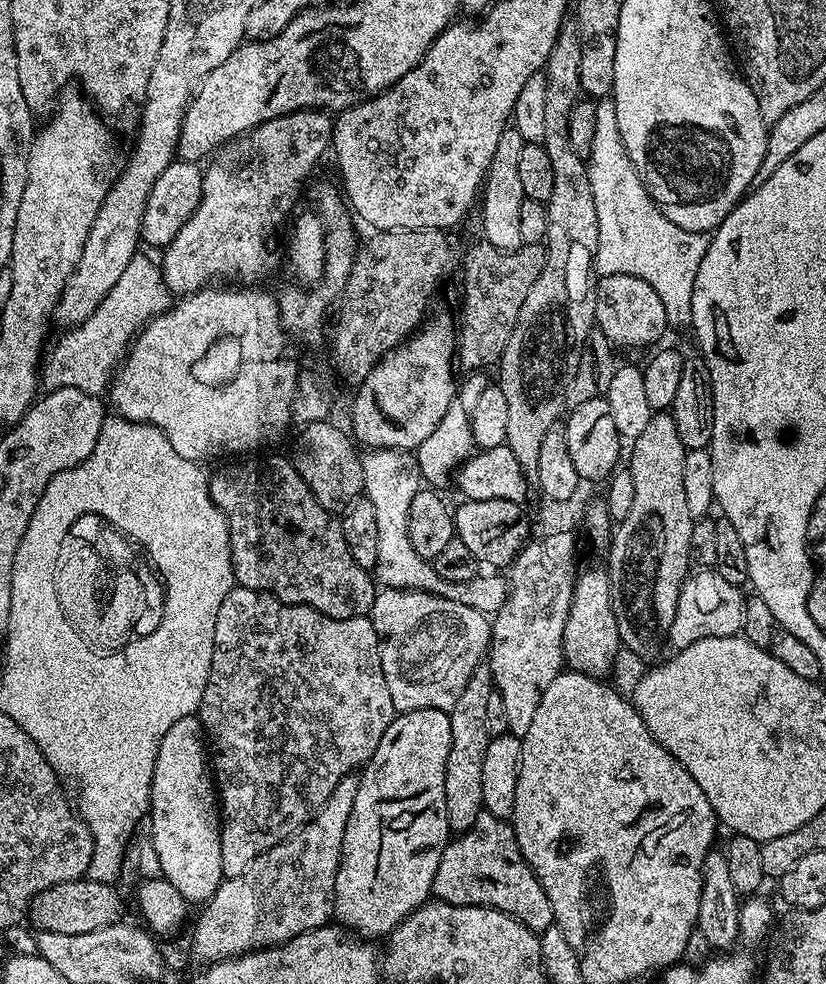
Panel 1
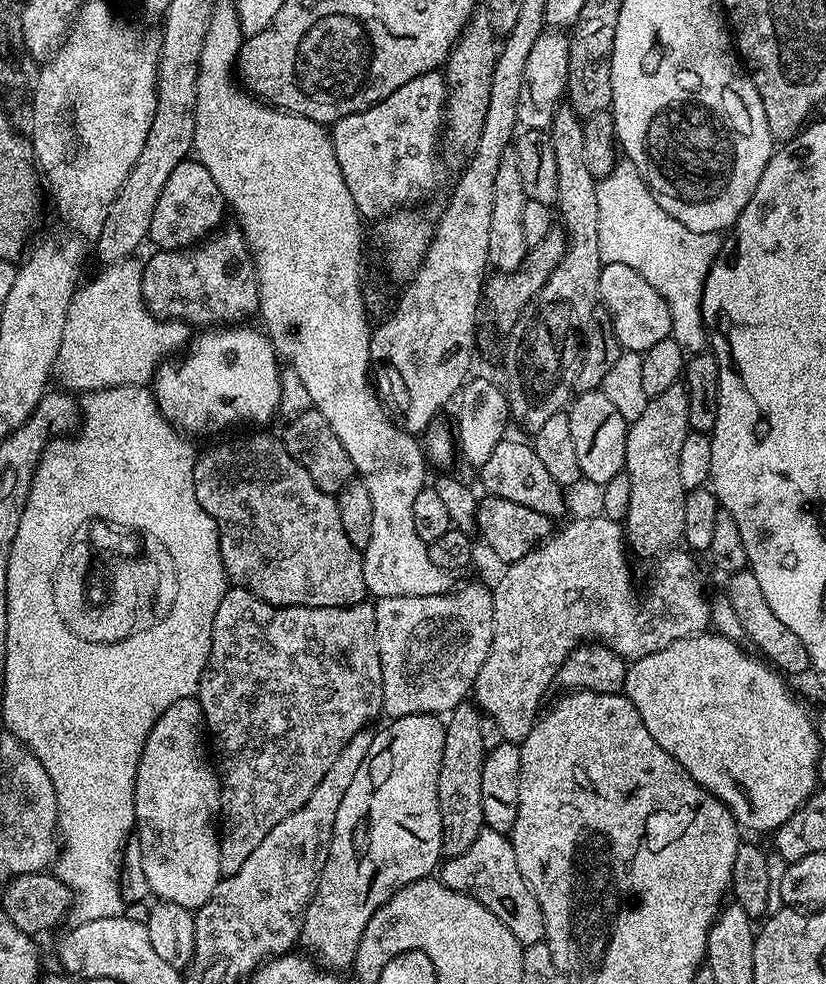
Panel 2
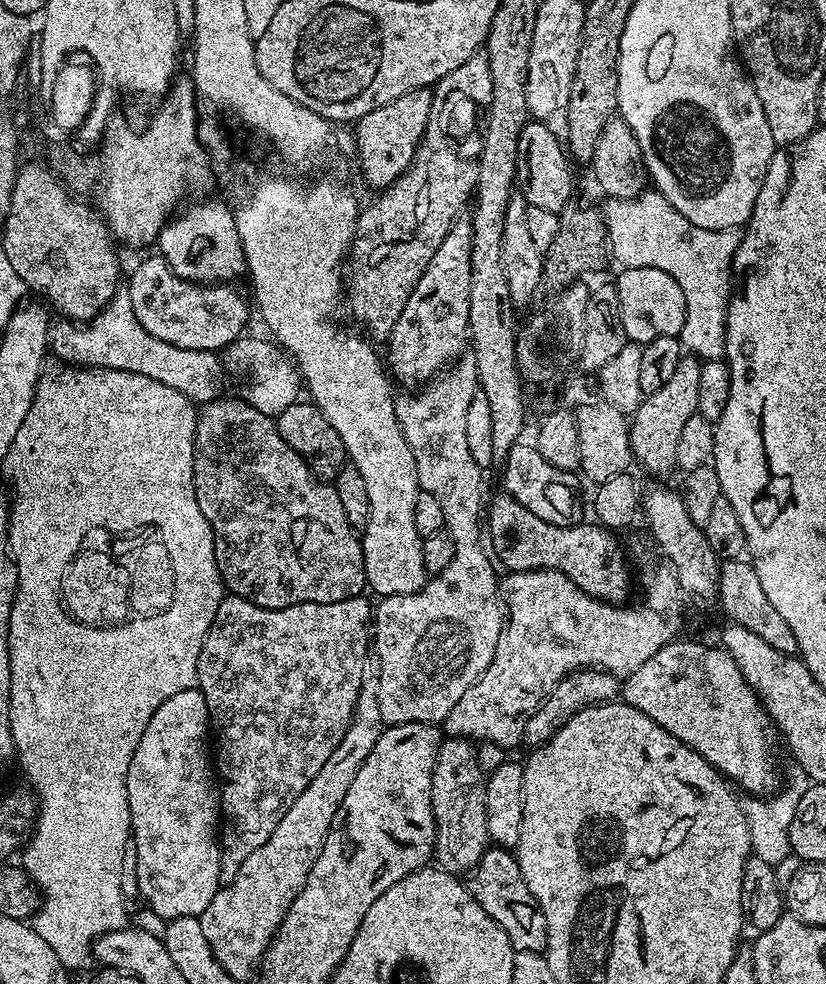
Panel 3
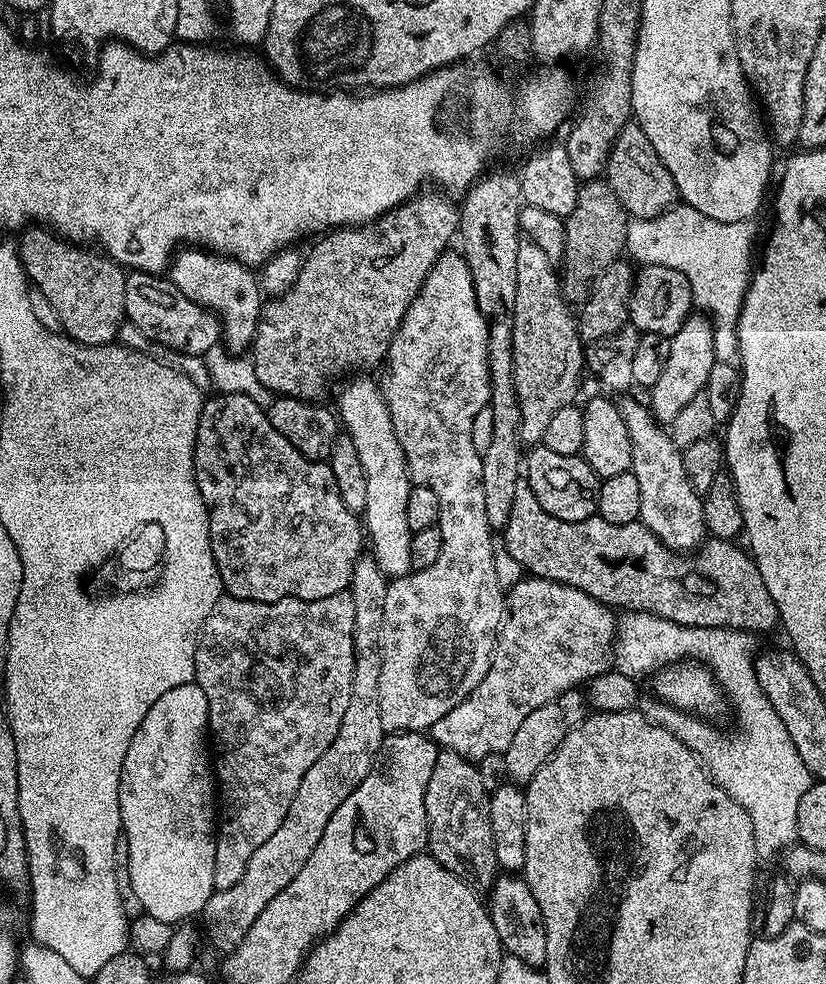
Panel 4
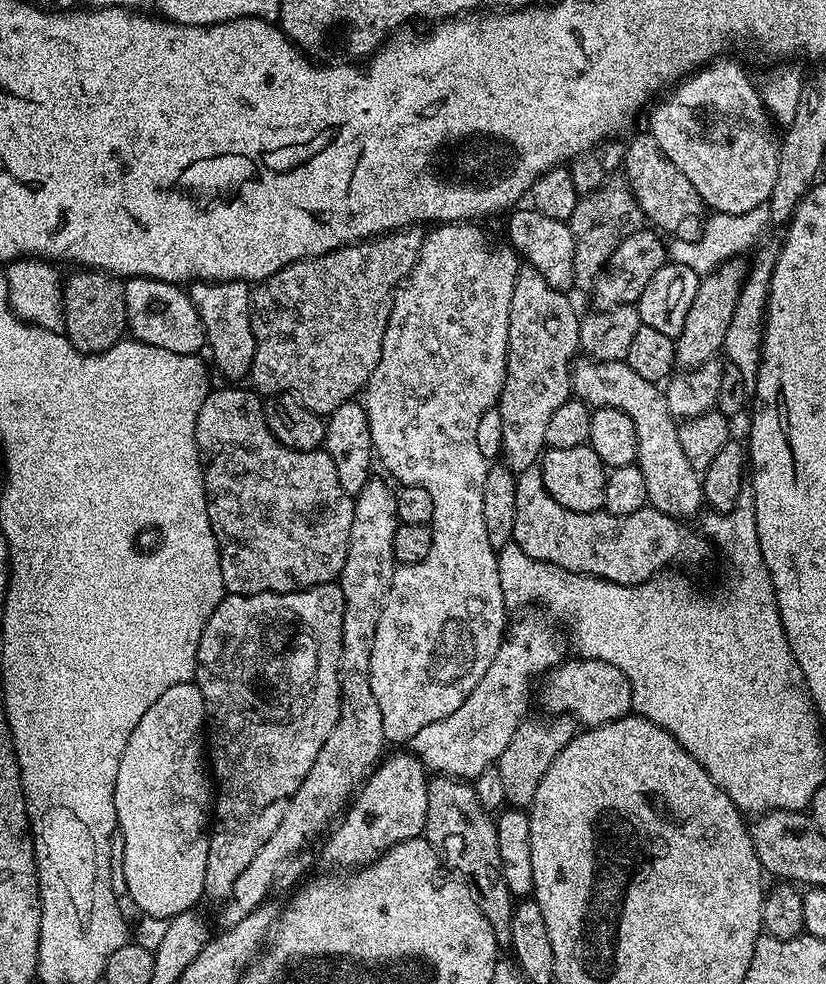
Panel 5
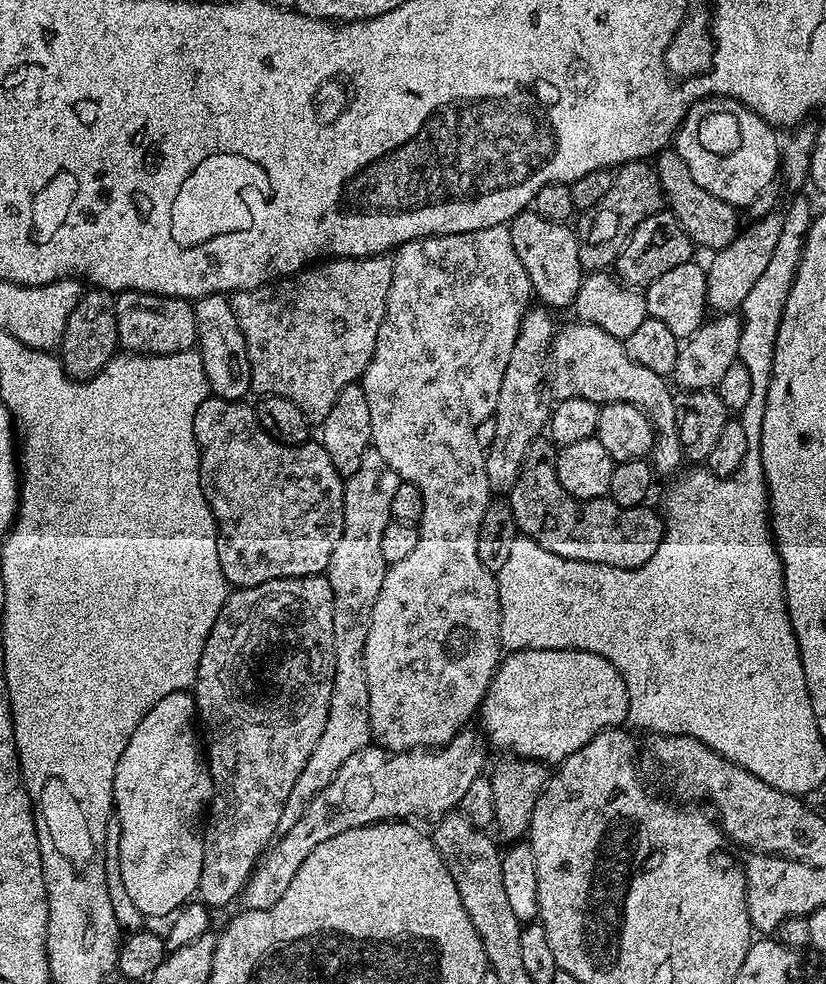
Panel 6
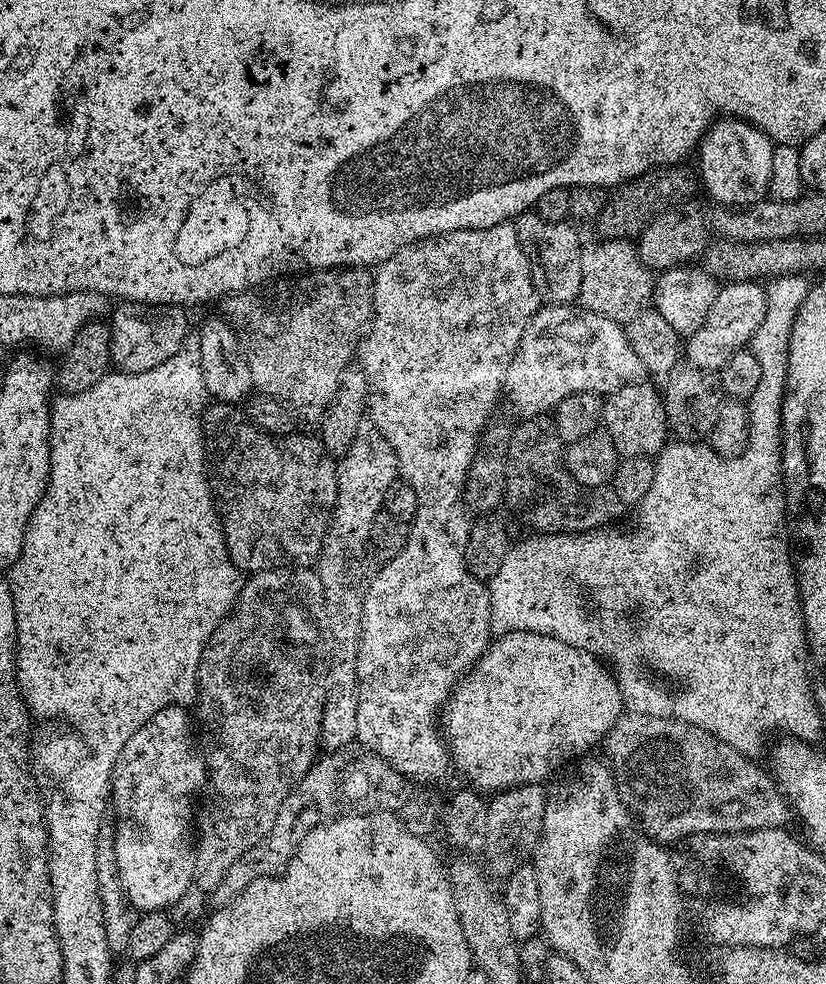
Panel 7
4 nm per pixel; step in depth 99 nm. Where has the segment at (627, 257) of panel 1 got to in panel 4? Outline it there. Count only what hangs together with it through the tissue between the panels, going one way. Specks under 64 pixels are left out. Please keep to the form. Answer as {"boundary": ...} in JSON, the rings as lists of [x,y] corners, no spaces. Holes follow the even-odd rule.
{"boundary":[[[680,202],[667,208],[661,216],[649,220],[633,219],[628,226],[626,252],[633,261],[640,260],[641,265],[670,266],[686,274],[695,307],[712,321],[716,359],[733,362],[740,354],[736,327],[754,264],[748,261],[752,256],[751,250],[740,240],[725,246],[721,260],[708,260],[708,228],[713,224],[710,218]]]}

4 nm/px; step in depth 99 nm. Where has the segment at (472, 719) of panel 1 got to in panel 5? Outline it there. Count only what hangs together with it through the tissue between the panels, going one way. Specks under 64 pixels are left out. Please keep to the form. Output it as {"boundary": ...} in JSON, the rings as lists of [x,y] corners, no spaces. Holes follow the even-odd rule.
{"boundary":[[[433,775],[428,782],[428,805],[422,836],[432,843],[443,867],[467,882],[479,910],[495,930],[497,945],[509,947],[514,898],[506,886],[498,858],[498,834],[493,813],[480,805],[475,787],[451,776]]]}

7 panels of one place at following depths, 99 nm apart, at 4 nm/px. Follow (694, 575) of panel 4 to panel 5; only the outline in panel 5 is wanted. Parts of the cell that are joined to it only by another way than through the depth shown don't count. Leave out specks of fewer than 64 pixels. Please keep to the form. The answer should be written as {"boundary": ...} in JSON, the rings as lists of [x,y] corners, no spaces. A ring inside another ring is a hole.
{"boundary":[[[536,466],[522,470],[517,475],[516,497],[518,510],[514,514],[512,543],[517,544],[526,554],[530,554],[530,558],[562,566],[562,570],[570,570],[580,576],[593,576],[619,584],[641,584],[661,575],[667,569],[664,567],[674,563],[675,560],[681,560],[684,564],[700,564],[704,560],[704,555],[710,552],[709,545],[699,535],[691,536],[680,525],[683,523],[677,517],[662,514],[662,510],[651,506],[634,510],[634,514],[625,516],[615,516],[603,510],[599,512],[566,510],[566,506],[558,506],[558,502],[550,498],[546,482],[542,482],[542,474]]]}

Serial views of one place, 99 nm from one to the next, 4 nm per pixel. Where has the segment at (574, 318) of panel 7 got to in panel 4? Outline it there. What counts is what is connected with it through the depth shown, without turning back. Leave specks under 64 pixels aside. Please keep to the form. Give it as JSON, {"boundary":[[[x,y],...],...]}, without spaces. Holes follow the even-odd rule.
{"boundary":[[[624,394],[619,397],[618,403],[626,430],[630,433],[630,470],[634,478],[638,478],[642,497],[639,523],[648,527],[666,547],[675,552],[691,553],[706,539],[704,502],[701,493],[690,486],[683,451],[672,441],[671,431],[653,416],[651,407],[645,401],[643,404],[632,394]]]}

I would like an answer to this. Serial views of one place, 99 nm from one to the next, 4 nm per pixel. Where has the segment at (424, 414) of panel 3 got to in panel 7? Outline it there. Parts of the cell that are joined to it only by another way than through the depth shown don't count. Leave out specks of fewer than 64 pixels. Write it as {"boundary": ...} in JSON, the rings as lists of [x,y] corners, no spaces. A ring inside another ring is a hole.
{"boundary":[[[511,220],[498,226],[486,226],[486,230],[454,230],[414,242],[398,250],[398,254],[386,258],[386,262],[382,262],[375,269],[372,278],[372,319],[368,321],[368,327],[358,345],[358,367],[366,374],[368,387],[366,412],[374,427],[383,434],[386,442],[390,442],[396,455],[399,475],[414,489],[414,494],[418,498],[418,510],[414,510],[414,518],[408,524],[406,546],[398,550],[393,560],[379,565],[370,582],[370,590],[366,590],[366,602],[362,606],[362,630],[356,655],[358,702],[356,740],[359,747],[369,748],[374,754],[378,754],[391,768],[398,770],[398,774],[402,774],[414,784],[433,786],[432,784],[438,783],[447,774],[448,748],[444,745],[446,740],[442,735],[442,713],[456,685],[480,661],[481,654],[488,649],[494,636],[490,626],[490,600],[485,581],[474,578],[474,574],[470,574],[466,566],[470,513],[464,506],[464,487],[470,462],[476,453],[476,443],[480,441],[481,432],[493,419],[492,411],[496,408],[496,399],[498,401],[501,399],[506,370],[510,366],[513,354],[518,350],[518,342],[522,342],[522,334],[530,318],[541,304],[542,301],[534,290],[534,282],[530,278],[530,262],[526,262],[526,254],[522,254],[516,225]]]}

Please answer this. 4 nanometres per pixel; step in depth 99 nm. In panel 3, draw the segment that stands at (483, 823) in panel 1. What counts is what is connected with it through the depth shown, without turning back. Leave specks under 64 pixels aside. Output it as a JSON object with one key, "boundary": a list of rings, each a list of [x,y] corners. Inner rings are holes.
{"boundary":[[[489,846],[480,861],[467,873],[466,887],[478,906],[482,906],[482,910],[486,910],[486,914],[490,914],[490,918],[506,930],[513,952],[544,952],[547,949],[546,918],[534,894],[530,894],[530,886],[526,886],[526,878],[522,878],[522,870],[509,849]]]}

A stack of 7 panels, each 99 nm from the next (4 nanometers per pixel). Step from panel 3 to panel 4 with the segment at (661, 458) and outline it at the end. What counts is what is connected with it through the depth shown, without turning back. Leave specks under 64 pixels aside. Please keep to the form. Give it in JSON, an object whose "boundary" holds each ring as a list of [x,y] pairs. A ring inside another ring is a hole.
{"boundary":[[[689,314],[680,329],[670,337],[670,358],[666,358],[666,367],[650,390],[653,416],[661,424],[671,425],[672,420],[678,418],[679,411],[690,402],[690,398],[701,395],[707,389],[710,370],[716,362],[712,321],[704,314]]]}

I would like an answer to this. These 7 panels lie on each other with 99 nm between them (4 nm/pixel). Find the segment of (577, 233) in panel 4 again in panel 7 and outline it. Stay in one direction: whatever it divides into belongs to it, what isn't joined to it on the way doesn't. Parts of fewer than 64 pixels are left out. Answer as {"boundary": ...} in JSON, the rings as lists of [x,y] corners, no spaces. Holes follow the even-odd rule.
{"boundary":[[[669,166],[663,170],[643,172],[640,176],[628,180],[611,189],[602,214],[594,221],[594,228],[600,231],[601,237],[610,240],[626,240],[639,237],[641,230],[658,214],[671,208],[681,207],[692,191],[698,188],[698,180],[684,169],[684,166]]]}

